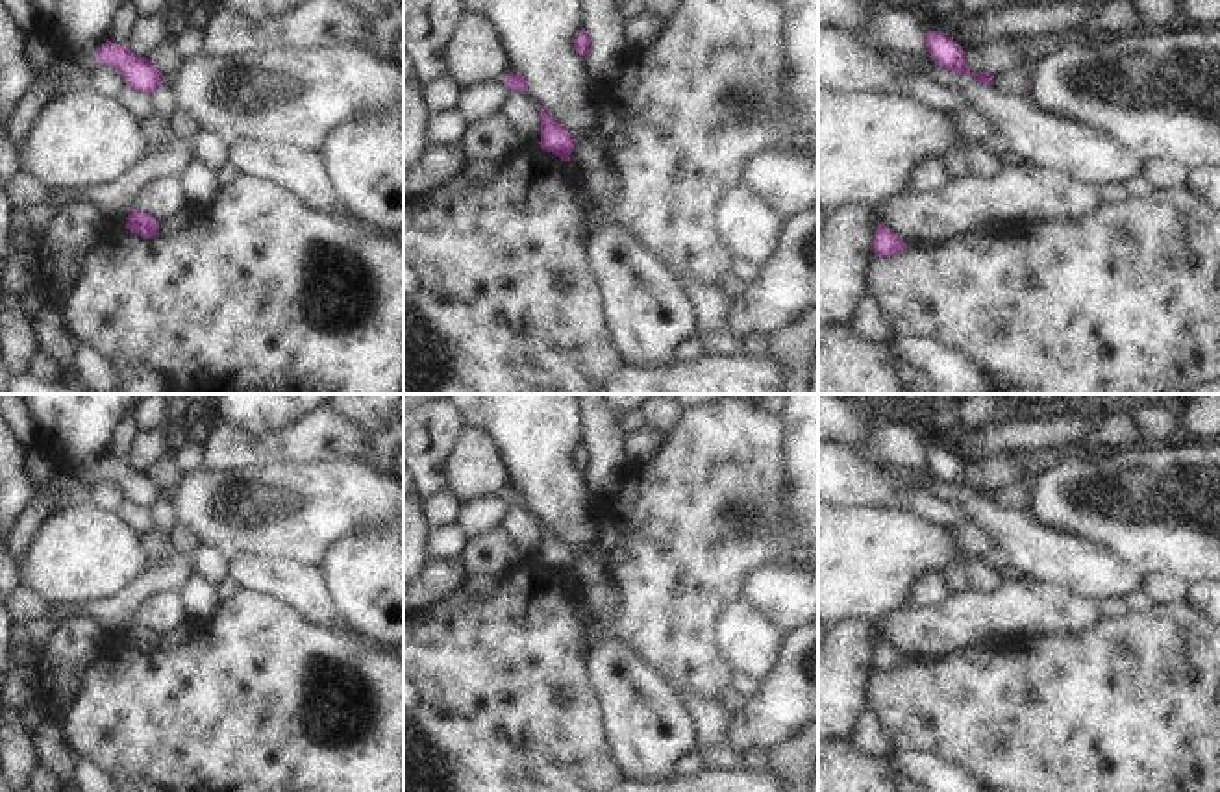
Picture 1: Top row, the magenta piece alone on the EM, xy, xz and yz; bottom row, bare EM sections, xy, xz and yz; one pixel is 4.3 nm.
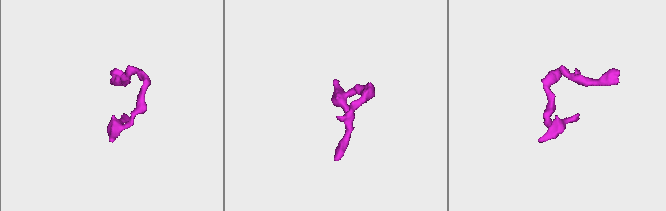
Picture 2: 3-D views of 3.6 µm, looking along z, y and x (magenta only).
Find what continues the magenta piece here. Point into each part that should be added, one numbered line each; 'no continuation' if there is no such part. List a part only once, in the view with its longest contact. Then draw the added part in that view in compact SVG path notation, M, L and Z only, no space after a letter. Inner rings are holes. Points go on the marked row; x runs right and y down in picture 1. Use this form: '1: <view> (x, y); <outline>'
1: xy (84, 56); M100 44L93 46L70 46L61 57L74 61L80 68L94 72L96 68L111 68L111 65L100 65L94 61L94 54Z

